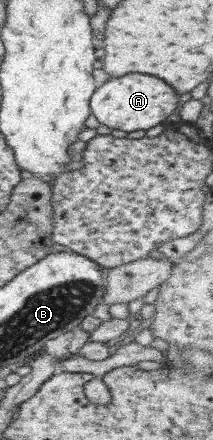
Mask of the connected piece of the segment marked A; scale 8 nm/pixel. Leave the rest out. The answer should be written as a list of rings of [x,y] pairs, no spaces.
[[[127,74],[121,78],[113,78],[97,86],[89,98],[89,112],[99,124],[126,133],[135,130],[146,131],[151,126],[164,122],[177,105],[179,102],[173,90],[159,78],[151,78],[147,74]]]

